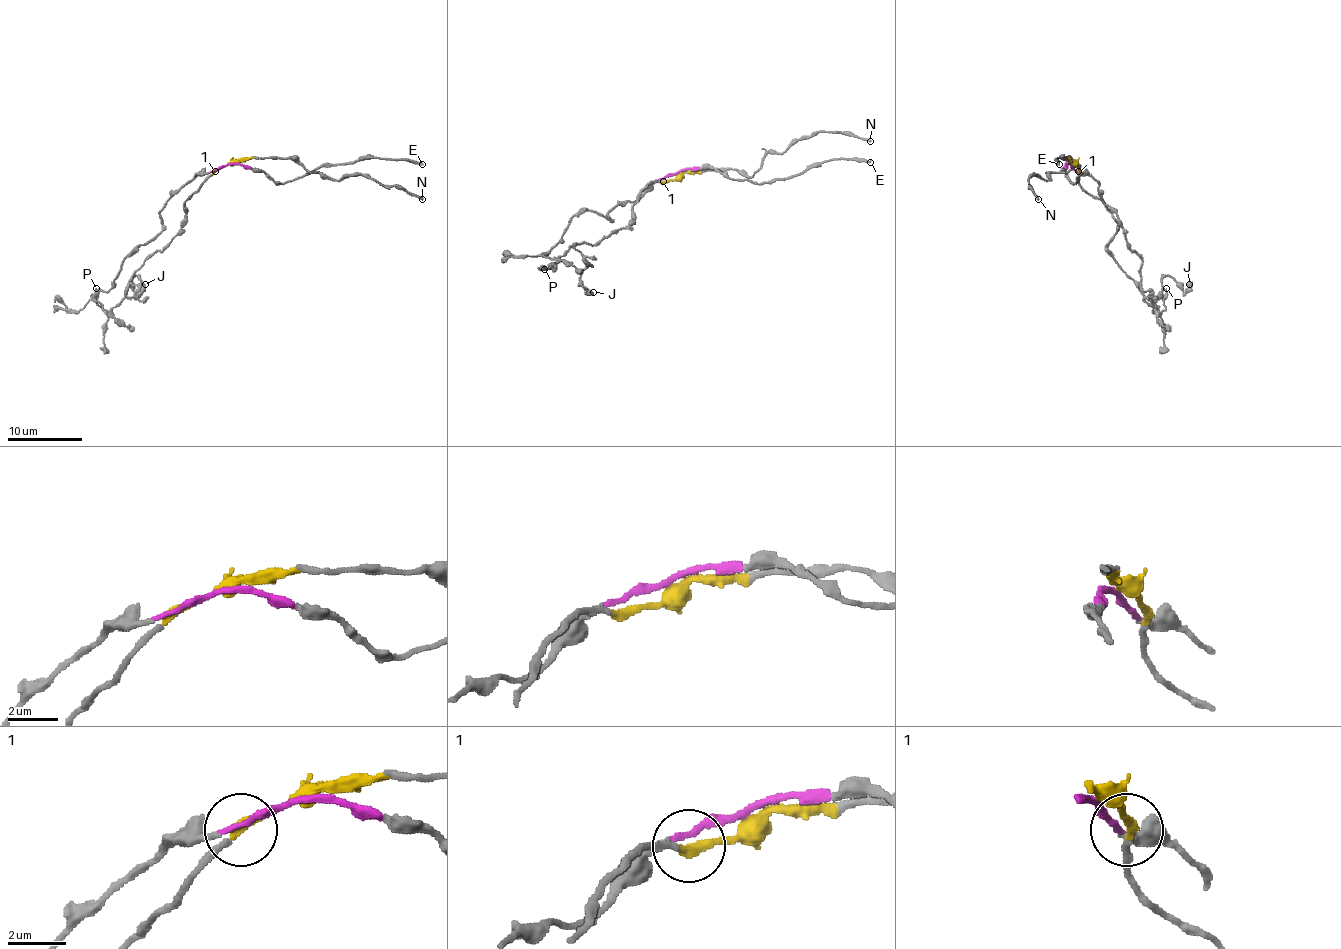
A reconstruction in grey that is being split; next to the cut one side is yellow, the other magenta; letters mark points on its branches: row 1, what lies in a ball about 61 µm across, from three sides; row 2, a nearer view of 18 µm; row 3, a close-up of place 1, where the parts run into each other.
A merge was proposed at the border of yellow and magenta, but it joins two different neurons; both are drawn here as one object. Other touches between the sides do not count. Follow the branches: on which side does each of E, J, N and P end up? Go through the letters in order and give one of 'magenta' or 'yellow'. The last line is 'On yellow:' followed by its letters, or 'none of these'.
E: magenta
J: yellow
N: yellow
P: yellow
On yellow: J, N, P

